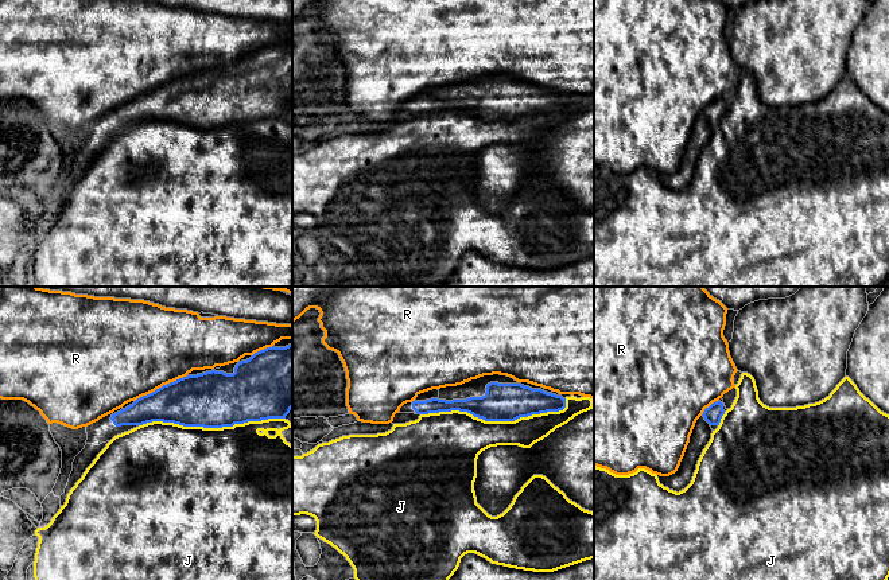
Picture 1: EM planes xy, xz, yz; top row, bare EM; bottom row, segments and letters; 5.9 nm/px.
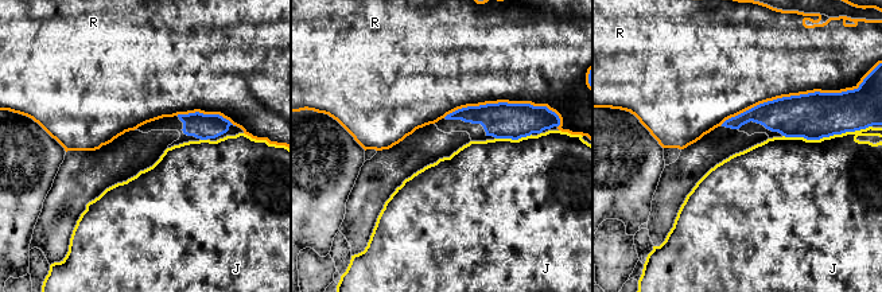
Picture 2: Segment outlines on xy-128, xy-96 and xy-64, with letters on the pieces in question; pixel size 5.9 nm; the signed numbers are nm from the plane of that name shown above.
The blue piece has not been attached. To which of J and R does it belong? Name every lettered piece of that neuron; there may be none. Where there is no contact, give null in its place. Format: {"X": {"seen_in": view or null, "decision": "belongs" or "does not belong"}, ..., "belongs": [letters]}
{"J": {"seen_in": "xz", "decision": "does not belong"}, "R": {"seen_in": "xy", "decision": "does not belong"}, "belongs": []}

